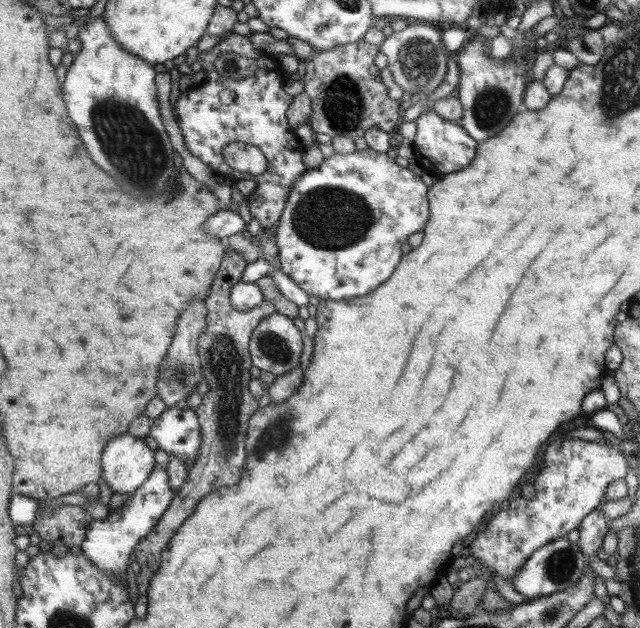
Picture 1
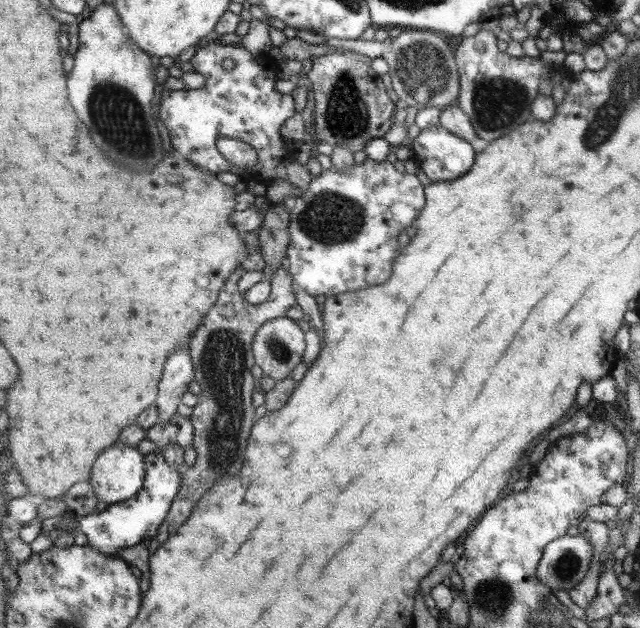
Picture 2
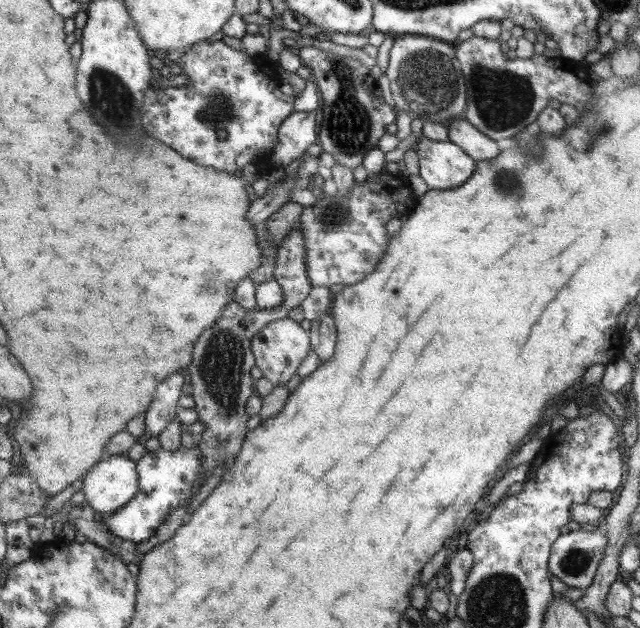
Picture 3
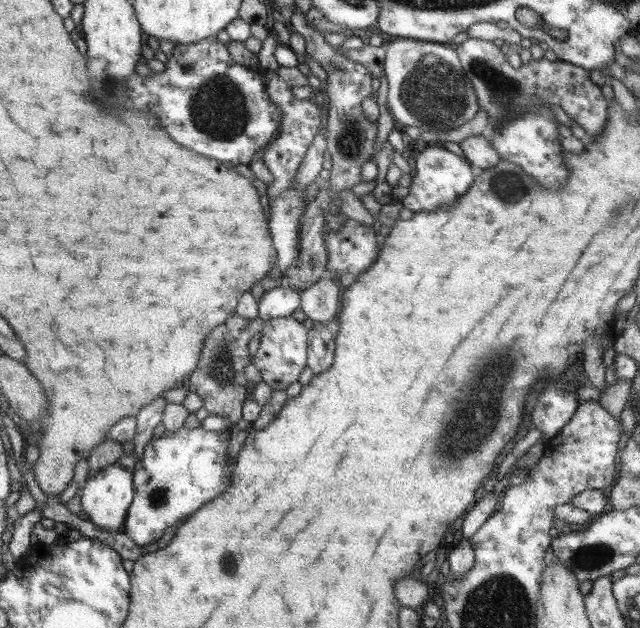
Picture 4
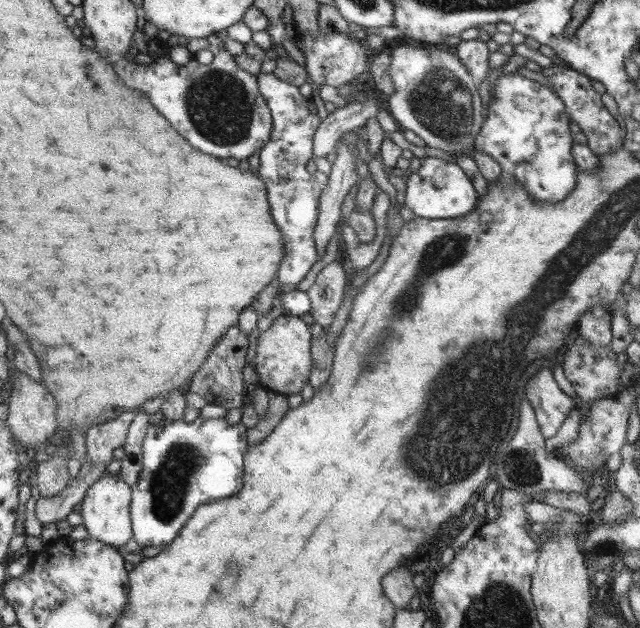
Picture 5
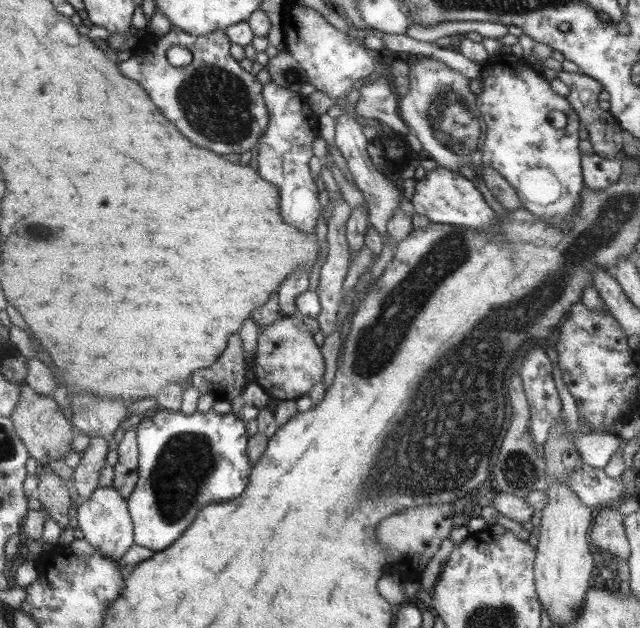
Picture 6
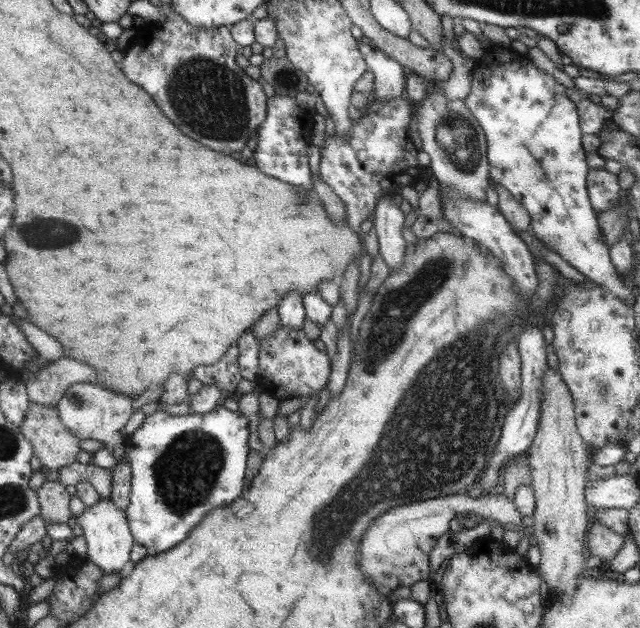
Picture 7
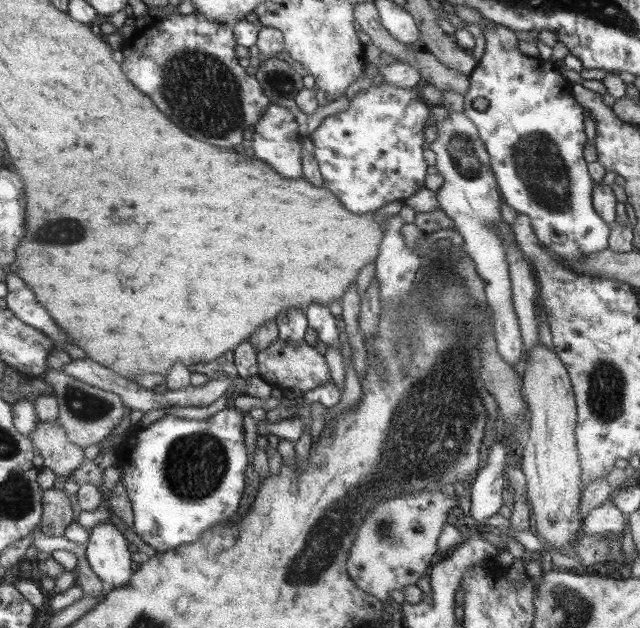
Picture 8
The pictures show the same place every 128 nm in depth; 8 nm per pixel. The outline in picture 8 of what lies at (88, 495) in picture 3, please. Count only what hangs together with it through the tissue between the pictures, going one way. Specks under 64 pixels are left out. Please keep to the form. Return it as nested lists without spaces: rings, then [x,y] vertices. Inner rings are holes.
[[[105,520],[89,529],[85,557],[95,576],[110,590],[125,586],[132,576],[127,542],[109,522]]]

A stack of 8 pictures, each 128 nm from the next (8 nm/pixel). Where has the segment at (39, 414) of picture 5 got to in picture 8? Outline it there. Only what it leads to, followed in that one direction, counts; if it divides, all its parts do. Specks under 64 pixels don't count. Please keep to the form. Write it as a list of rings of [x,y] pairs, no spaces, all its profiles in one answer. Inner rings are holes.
[[[38,420],[35,430],[29,434],[29,439],[37,447],[37,454],[43,458],[42,467],[51,470],[59,481],[69,479],[84,458],[82,448],[69,441],[64,430],[57,420]]]

